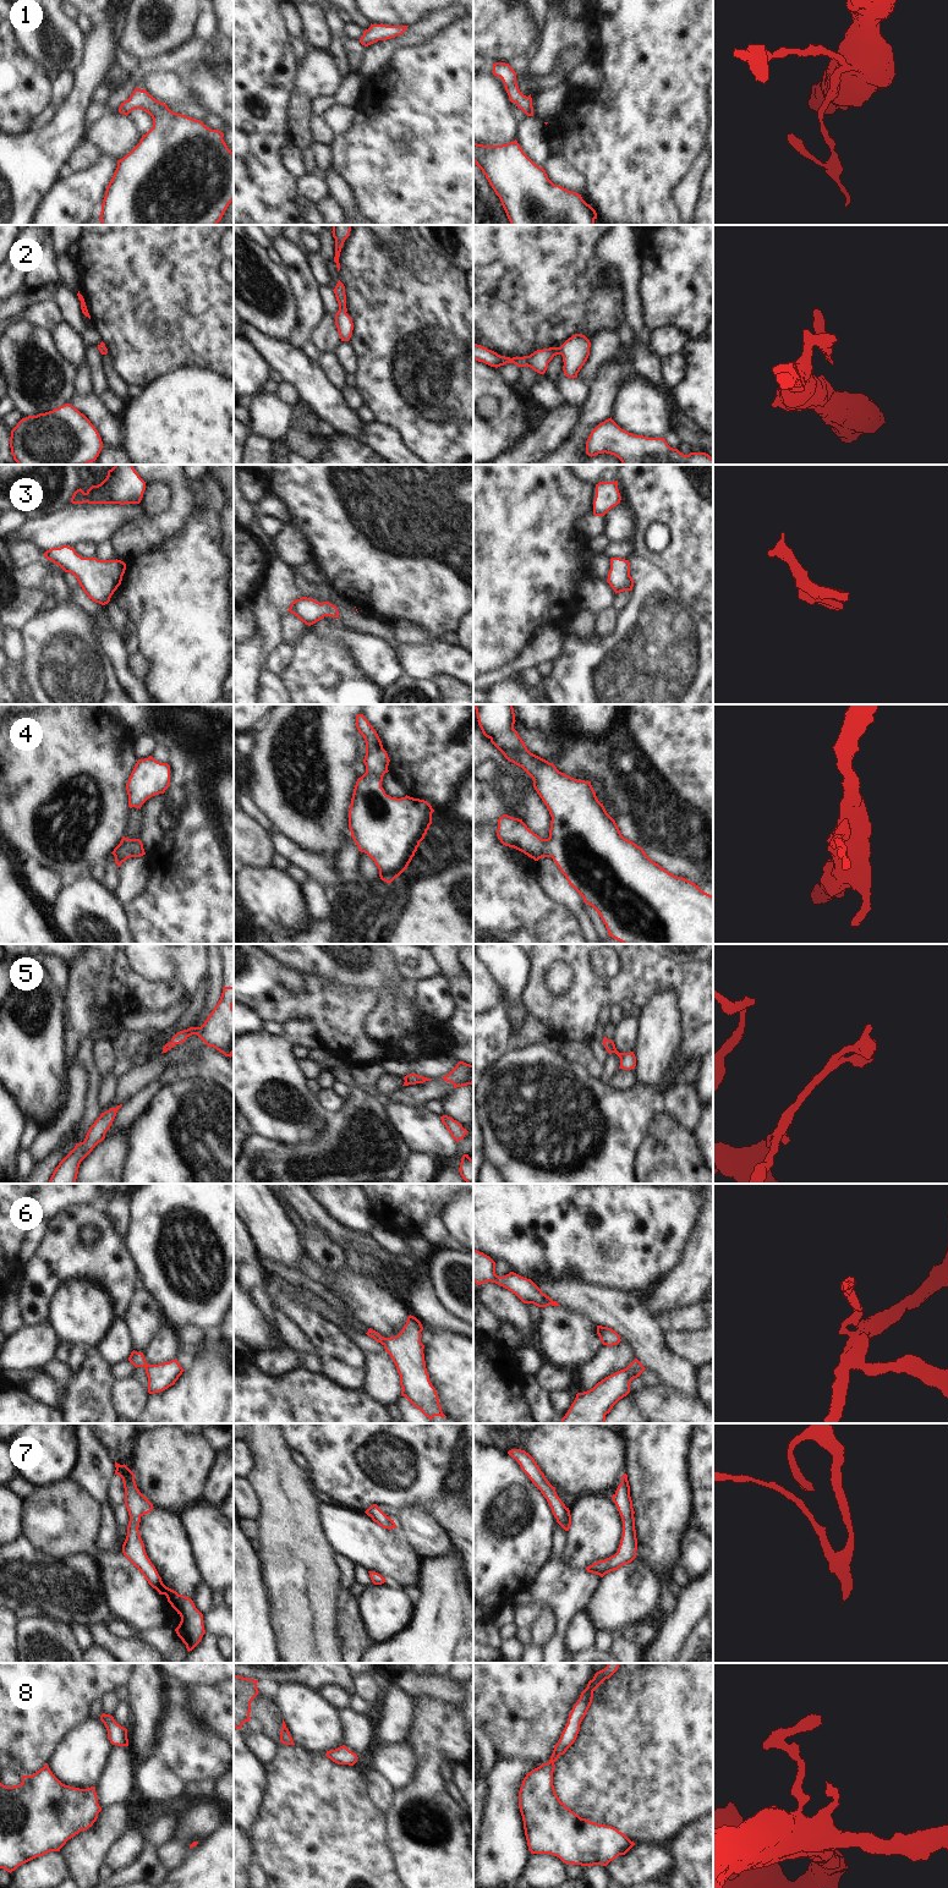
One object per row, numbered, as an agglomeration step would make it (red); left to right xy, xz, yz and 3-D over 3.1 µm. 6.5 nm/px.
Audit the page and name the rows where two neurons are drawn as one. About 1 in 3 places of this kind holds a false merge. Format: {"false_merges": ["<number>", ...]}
{"false_merges": []}

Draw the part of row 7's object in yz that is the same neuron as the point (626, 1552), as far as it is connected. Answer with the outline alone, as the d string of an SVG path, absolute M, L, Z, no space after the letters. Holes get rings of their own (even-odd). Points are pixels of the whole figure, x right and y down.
M628 1475L621 1476L621 1483L618 1486L615 1493L612 1495L623 1521L623 1535L618 1552L604 1559L587 1566L586 1570L603 1577L605 1574L618 1570L620 1566L631 1563L636 1558L637 1538L635 1530L635 1517L632 1500L630 1497L630 1486Z

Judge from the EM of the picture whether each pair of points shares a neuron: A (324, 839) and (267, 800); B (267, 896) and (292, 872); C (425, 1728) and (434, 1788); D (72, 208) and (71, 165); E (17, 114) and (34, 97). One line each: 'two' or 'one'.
A: one
B: two
C: one
D: two
E: one

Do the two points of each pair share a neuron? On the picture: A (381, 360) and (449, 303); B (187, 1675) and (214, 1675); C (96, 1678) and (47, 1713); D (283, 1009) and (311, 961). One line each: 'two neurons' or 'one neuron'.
A: one neuron
B: one neuron
C: one neuron
D: two neurons

